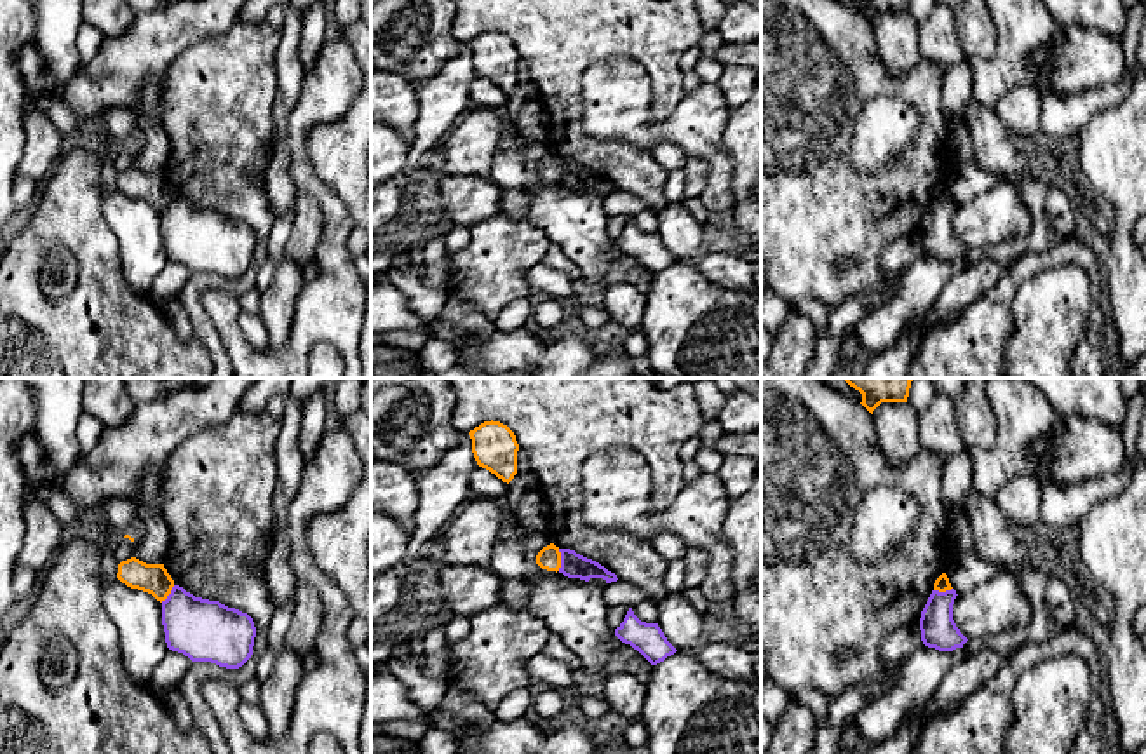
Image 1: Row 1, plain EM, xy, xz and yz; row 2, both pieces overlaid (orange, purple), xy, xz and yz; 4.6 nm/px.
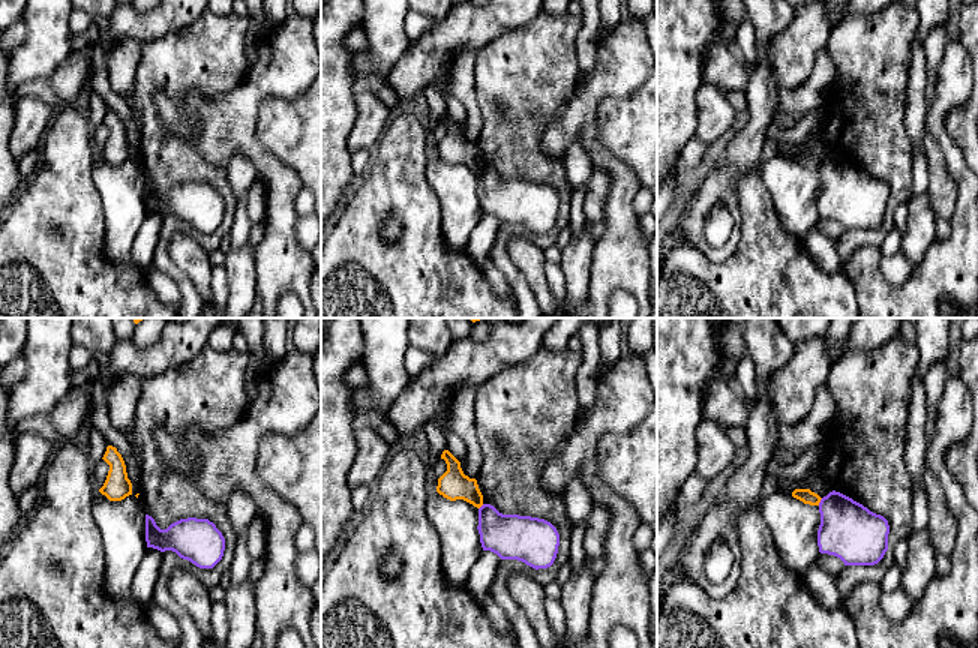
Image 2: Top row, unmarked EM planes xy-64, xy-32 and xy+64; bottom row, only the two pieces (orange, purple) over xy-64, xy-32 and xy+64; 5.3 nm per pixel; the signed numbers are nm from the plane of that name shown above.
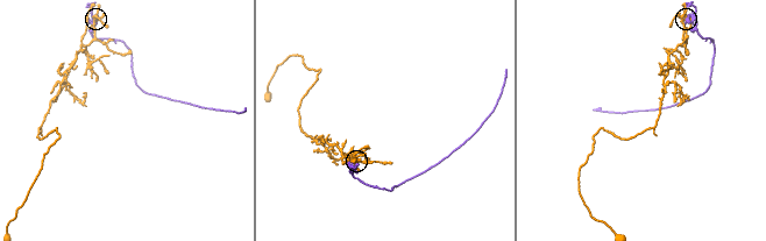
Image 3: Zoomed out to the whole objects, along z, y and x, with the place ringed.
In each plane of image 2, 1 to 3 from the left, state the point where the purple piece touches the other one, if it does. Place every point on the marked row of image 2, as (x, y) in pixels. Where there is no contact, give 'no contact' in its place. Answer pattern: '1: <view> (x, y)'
1: no contact
2: xy-32 (480, 506)
3: xy+64 (819, 501)

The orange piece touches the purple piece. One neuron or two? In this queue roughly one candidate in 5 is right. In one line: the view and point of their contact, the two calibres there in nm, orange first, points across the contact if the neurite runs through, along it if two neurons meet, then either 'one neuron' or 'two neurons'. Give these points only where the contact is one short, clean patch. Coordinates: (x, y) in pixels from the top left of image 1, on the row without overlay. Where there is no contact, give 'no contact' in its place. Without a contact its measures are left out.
xz (559, 169) | 110/120 nm | along xz (558, 159), (559, 180) | two neurons

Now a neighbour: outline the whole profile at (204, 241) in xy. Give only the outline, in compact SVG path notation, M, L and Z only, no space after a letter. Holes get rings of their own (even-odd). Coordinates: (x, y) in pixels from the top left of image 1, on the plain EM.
M179 195L162 211L162 235L167 258L192 272L239 279L253 265L256 237L247 223L195 207Z

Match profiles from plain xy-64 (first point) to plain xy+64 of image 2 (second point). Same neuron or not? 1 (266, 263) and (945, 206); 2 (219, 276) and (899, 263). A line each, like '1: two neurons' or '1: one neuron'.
1: two neurons
2: one neuron

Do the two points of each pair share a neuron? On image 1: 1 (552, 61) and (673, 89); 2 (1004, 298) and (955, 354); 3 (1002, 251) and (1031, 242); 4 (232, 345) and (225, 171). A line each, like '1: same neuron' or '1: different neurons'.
1: same neuron
2: same neuron
3: same neuron
4: different neurons

